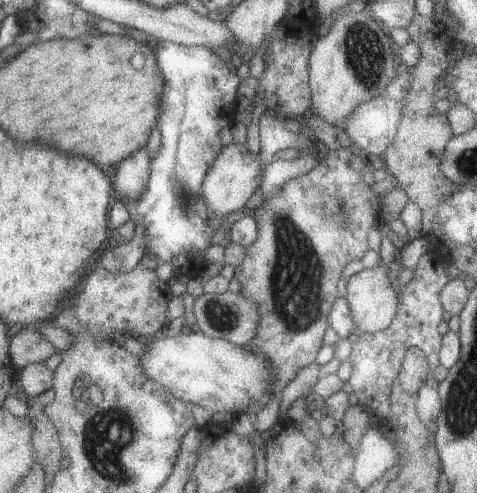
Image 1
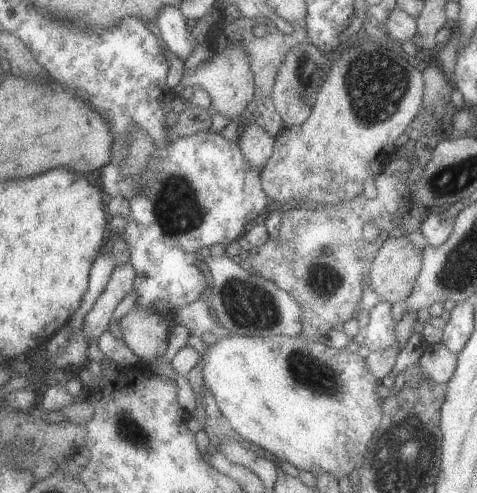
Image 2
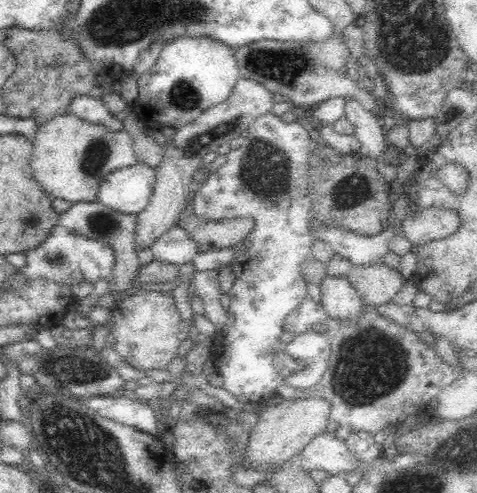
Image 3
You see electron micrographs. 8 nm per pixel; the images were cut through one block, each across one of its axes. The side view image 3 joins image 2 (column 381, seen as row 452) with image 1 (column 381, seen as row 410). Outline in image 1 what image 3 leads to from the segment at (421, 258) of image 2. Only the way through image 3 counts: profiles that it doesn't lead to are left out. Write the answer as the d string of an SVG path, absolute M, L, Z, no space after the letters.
M381 264L379 268L365 268L363 272L355 274L349 278L349 304L353 310L353 316L359 324L357 334L377 334L383 332L387 328L391 328L391 324L395 322L395 318L399 316L399 306L401 306L401 294L393 288L393 282L389 278L389 268L385 264Z

